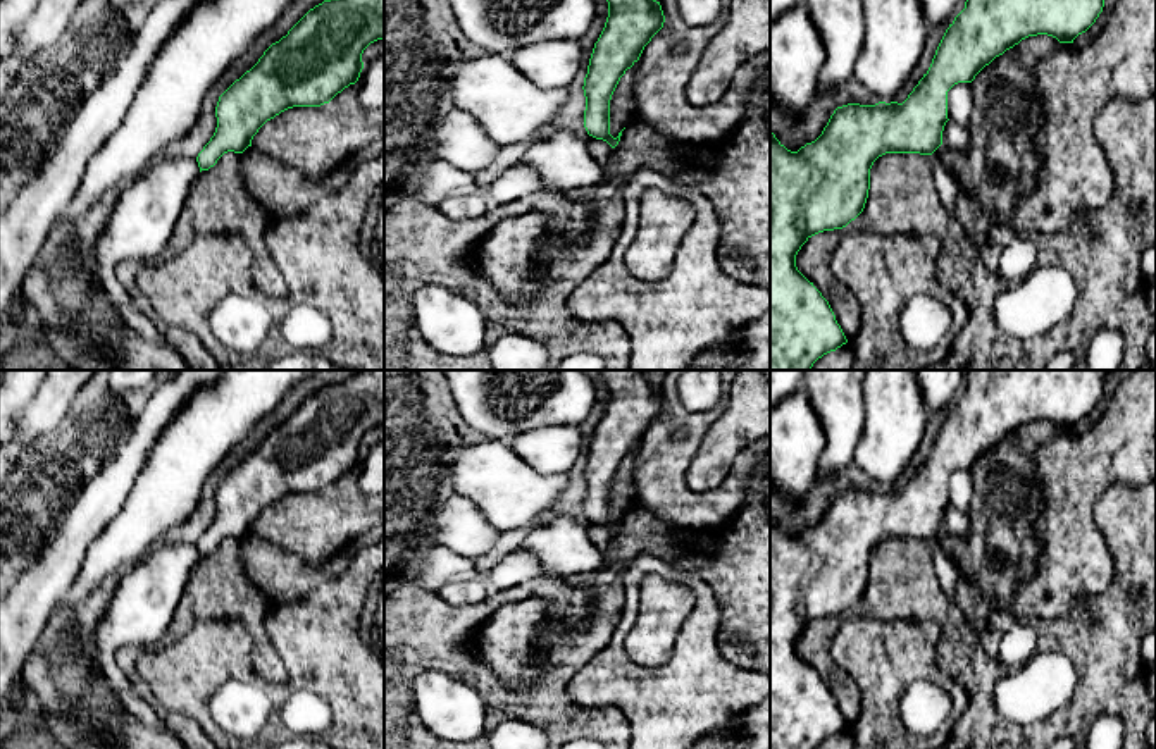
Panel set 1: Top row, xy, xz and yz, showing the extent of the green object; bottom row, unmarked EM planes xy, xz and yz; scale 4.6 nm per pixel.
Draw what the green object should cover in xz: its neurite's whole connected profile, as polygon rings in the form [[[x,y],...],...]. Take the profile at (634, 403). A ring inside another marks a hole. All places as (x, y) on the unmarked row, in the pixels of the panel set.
[[[598,370],[608,387],[608,403],[605,413],[594,429],[587,460],[584,463],[584,513],[589,522],[606,527],[615,534],[620,527],[622,517],[617,523],[610,520],[610,486],[625,460],[641,443],[644,432],[663,413],[665,401],[660,387],[653,386],[643,370]]]

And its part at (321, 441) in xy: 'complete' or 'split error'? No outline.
complete

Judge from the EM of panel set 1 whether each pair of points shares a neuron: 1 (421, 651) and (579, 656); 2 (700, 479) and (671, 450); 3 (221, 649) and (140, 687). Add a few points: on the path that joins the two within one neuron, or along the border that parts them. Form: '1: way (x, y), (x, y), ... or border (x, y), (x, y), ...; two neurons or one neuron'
1: way (460, 663), (500, 698), (531, 698), (541, 687); one neuron
2: border (708, 431), (686, 472), (686, 484), (695, 493); two neurons
3: border (143, 649), (136, 660), (136, 675), (155, 698); two neurons

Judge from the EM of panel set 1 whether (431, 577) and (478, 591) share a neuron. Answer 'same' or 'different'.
same

